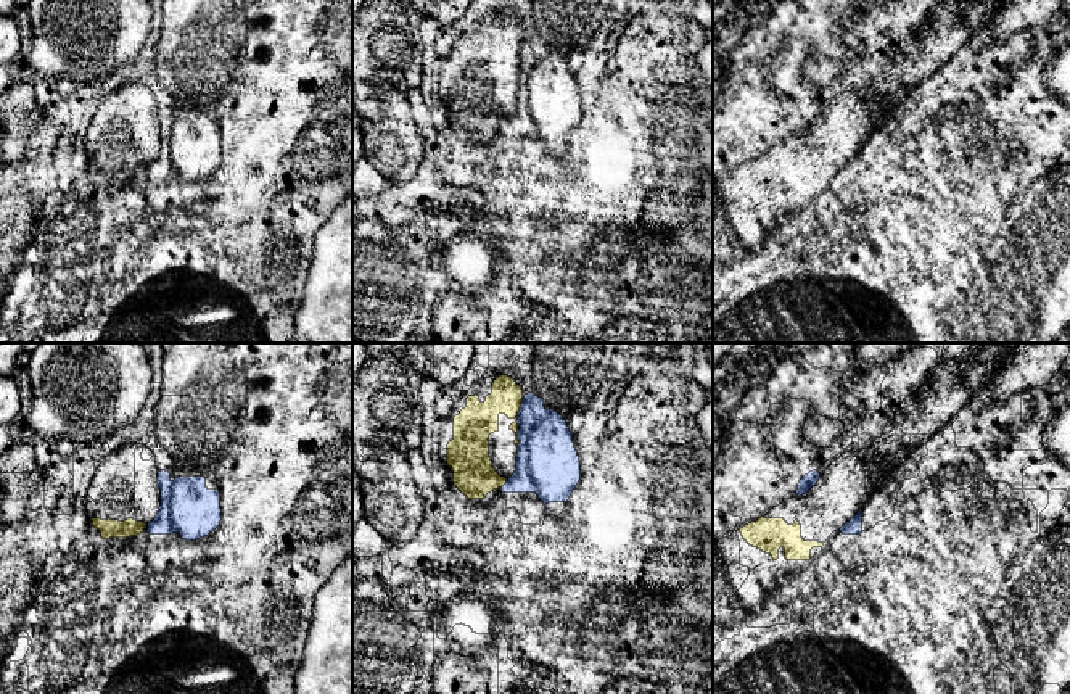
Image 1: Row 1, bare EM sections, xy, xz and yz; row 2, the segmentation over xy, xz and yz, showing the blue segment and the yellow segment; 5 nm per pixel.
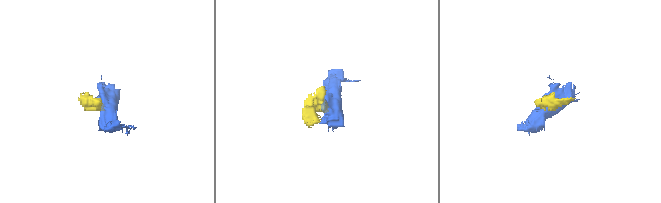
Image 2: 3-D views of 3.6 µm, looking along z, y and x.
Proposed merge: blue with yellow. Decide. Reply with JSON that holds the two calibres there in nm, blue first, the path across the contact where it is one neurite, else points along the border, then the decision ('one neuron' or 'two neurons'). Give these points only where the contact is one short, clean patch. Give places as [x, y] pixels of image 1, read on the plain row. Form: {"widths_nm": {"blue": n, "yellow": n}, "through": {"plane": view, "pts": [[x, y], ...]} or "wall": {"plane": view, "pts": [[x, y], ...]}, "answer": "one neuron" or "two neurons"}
{"widths_nm": {"blue": 280, "yellow": 190}, "answer": "two neurons"}

